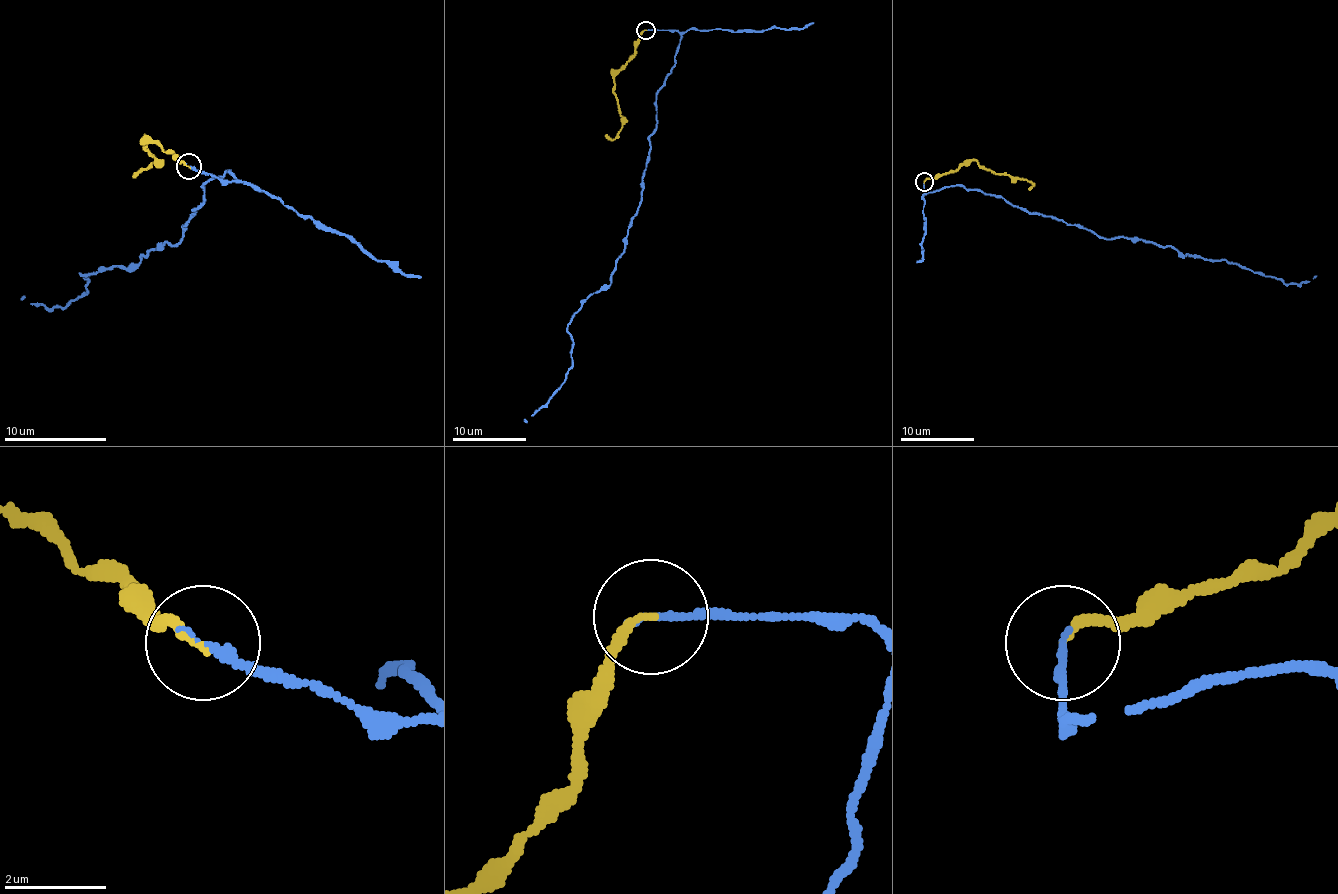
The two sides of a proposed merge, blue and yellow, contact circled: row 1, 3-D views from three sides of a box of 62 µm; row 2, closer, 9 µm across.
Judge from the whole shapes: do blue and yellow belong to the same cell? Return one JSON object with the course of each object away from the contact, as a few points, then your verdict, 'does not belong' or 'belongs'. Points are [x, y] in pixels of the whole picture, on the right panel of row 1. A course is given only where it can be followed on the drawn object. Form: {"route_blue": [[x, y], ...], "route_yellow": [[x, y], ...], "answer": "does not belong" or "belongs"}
{"route_blue": [[923, 182], [923, 191], [981, 189], [1108, 239], [1172, 246], [1285, 283], [1316, 276]], "route_yellow": [[923, 182], [971, 160], [986, 169], [1023, 178], [1032, 184], [1028, 189]], "answer": "does not belong"}

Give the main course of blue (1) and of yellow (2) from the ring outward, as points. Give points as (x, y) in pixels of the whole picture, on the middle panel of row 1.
1: (646, 29), (681, 37), (655, 101), (642, 201), (611, 282), (567, 328), (572, 367), (524, 422)
2: (646, 29), (640, 33), (635, 55), (615, 77), (622, 129), (613, 138), (605, 134)

